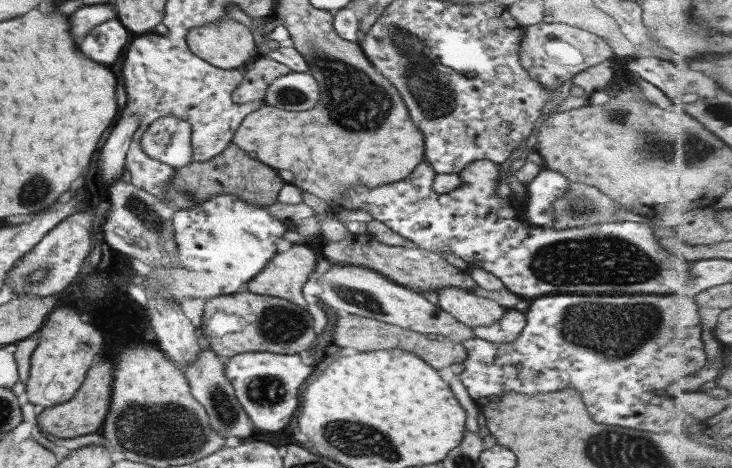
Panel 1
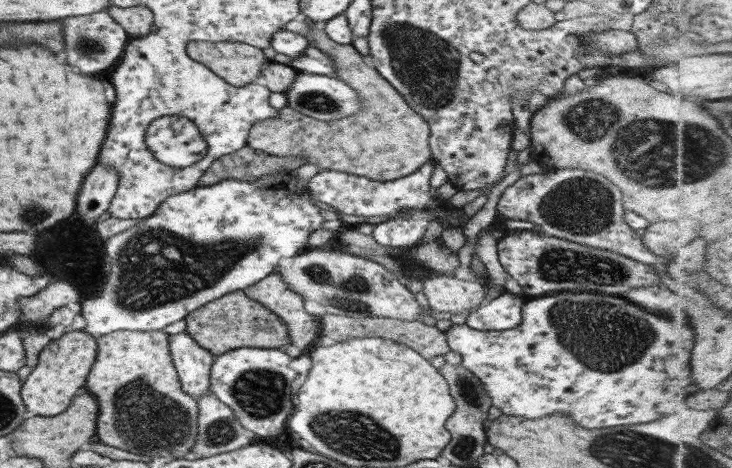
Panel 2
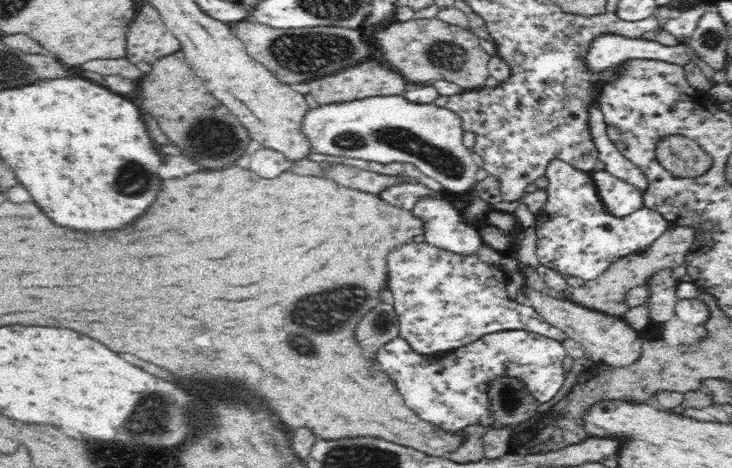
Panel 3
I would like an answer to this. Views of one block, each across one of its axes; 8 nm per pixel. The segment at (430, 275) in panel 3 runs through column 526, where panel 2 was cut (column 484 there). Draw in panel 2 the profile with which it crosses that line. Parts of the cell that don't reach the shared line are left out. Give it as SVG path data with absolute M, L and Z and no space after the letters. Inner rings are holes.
M501 292L496 298L481 304L465 319L465 326L473 330L509 330L521 322L521 305L526 297Z

